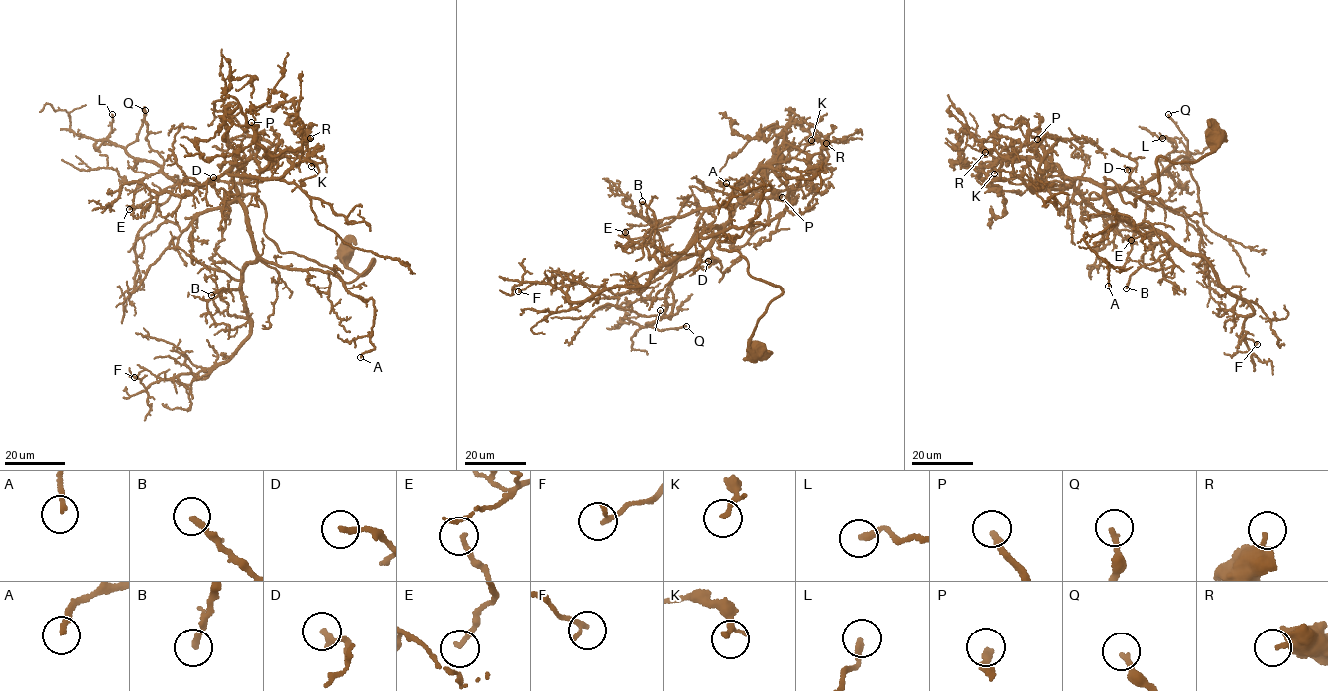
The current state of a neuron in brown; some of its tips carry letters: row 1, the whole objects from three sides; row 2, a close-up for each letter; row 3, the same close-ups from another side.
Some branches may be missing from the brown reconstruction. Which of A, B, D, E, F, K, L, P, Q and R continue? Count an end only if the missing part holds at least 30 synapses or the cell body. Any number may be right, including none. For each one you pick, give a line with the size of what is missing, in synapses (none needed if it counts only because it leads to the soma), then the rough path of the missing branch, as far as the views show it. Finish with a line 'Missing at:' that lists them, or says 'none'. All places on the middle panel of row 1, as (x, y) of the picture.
P: 70 synapses; course (782, 197), (810, 161), (812, 154)
Missing at: P

